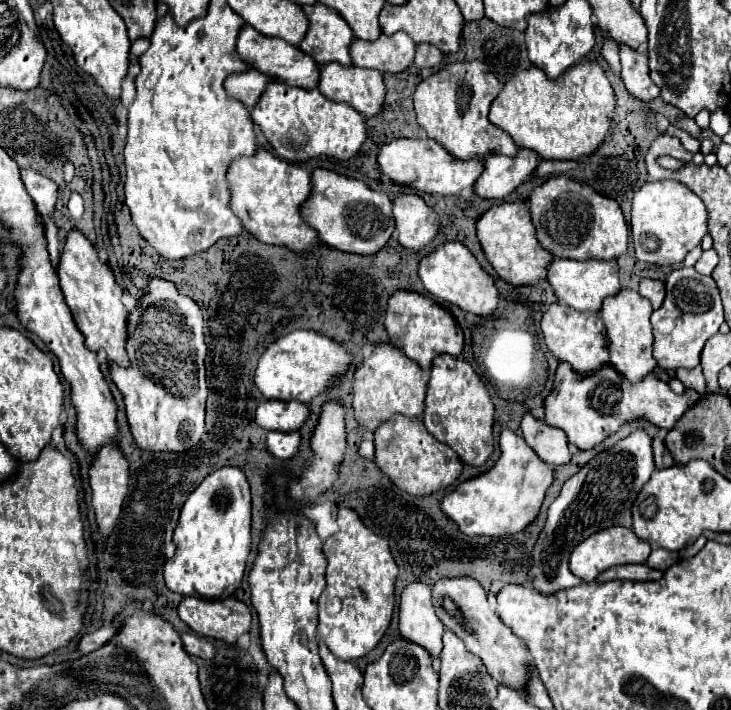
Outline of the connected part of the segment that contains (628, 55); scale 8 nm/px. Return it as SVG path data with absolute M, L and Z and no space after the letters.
M620 47L622 81L632 97L640 101L652 101L660 95L660 89L652 83L648 71L648 57L630 47Z

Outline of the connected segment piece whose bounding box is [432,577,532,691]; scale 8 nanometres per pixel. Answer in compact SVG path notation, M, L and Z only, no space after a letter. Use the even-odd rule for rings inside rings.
M472 577L440 579L436 581L432 595L434 595L434 609L440 621L464 641L470 653L482 659L492 679L496 679L496 683L500 685L524 691L530 679L528 669L532 667L530 653L522 645L522 641L502 623L496 611L490 607L486 591L480 587L480 583Z

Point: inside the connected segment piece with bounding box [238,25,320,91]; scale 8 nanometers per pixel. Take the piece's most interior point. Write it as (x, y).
(285, 63)

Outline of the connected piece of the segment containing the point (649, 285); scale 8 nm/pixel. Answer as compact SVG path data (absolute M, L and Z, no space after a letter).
M642 279L640 281L640 295L646 297L654 309L660 309L664 295L666 295L666 287L658 279Z

